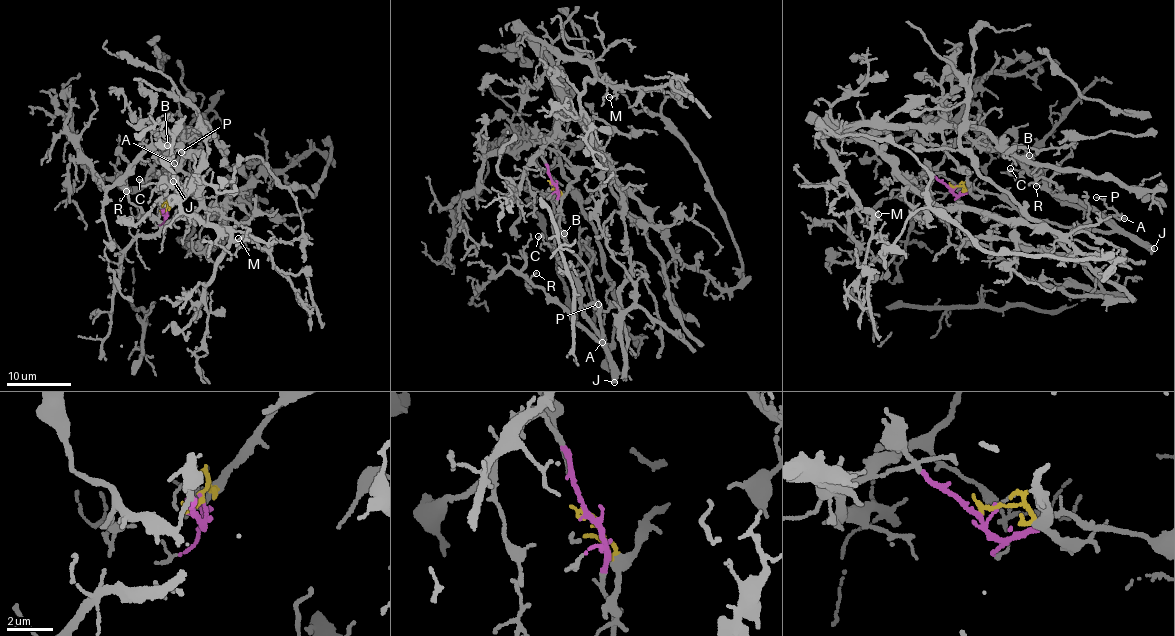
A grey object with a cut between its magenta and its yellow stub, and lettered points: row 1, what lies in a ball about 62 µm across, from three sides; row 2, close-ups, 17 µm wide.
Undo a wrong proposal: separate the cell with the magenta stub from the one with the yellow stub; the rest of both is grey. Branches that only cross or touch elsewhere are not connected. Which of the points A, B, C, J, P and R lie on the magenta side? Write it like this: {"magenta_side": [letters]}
{"magenta_side": ["A", "B", "C", "J", "P", "R"]}

